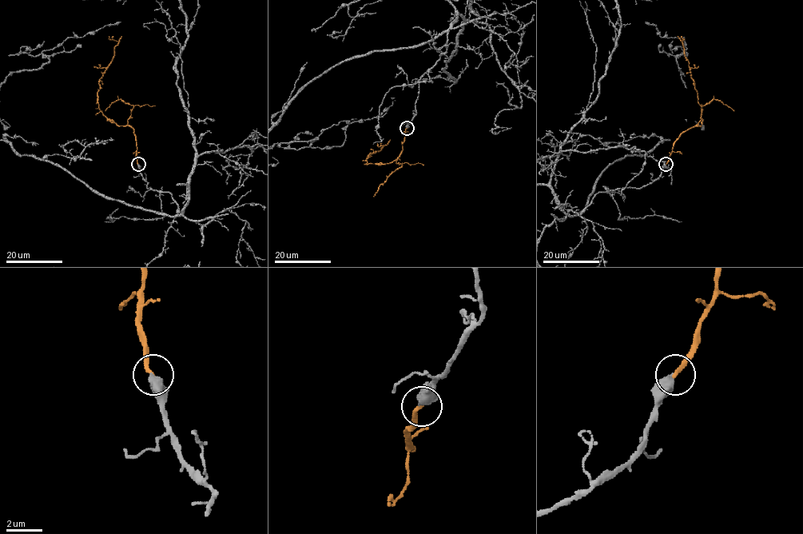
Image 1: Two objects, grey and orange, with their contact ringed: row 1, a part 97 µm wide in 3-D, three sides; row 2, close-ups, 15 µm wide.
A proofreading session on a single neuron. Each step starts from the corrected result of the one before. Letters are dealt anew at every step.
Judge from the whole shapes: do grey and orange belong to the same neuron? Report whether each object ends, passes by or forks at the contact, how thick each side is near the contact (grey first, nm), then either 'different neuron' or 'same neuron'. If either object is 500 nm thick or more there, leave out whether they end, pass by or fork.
calibres 550 and 240 nm; same neuron

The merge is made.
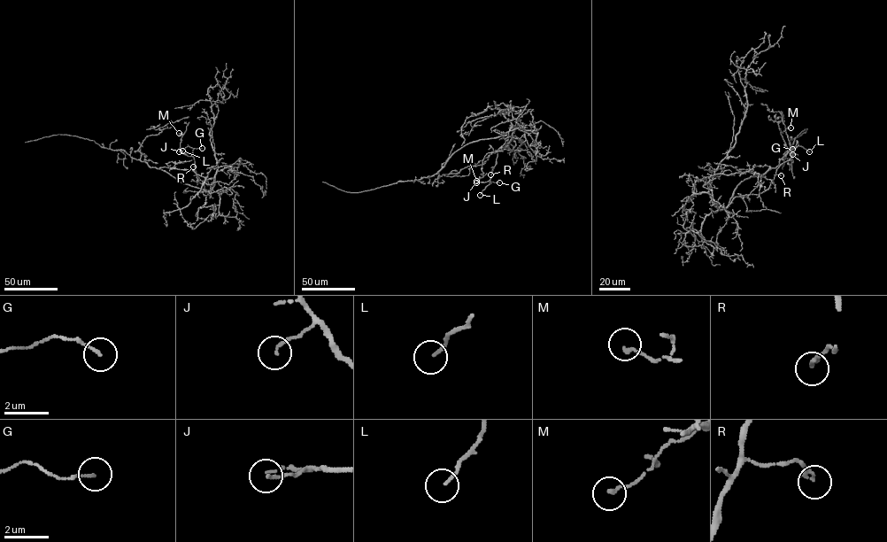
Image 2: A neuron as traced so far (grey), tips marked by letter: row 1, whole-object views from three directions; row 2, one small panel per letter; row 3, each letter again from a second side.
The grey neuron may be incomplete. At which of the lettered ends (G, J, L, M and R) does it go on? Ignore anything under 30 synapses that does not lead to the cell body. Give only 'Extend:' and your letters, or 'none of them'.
Extend: none of them

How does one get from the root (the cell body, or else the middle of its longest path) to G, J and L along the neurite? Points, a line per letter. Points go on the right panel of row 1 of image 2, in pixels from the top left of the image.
G: (730, 198), (728, 205), (720, 209), (724, 209), (736, 197), (766, 190), (776, 169), (790, 158), (792, 149)
J: (730, 198), (728, 205), (720, 209), (724, 209), (736, 197), (766, 190), (776, 169), (791, 160), (792, 154)
L: (730, 198), (720, 209), (736, 197), (766, 190), (793, 149), (800, 145), (809, 151)

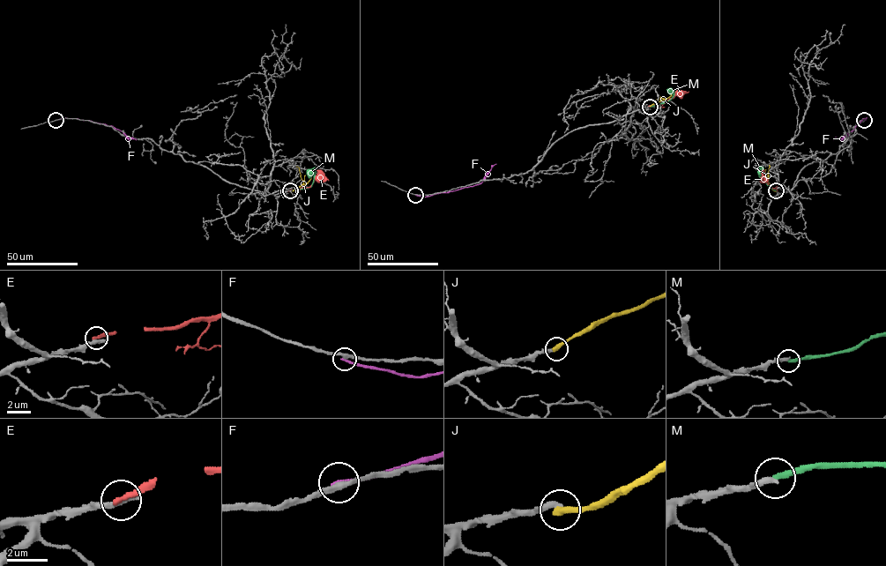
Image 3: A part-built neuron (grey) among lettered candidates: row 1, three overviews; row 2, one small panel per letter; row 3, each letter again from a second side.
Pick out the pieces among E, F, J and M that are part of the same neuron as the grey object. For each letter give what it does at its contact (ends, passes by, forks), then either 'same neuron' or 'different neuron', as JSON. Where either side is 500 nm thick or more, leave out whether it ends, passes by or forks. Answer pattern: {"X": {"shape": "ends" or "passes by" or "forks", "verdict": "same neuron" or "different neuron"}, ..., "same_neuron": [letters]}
{"E": {"shape": "ends", "verdict": "different neuron"}, "F": {"shape": "ends", "verdict": "different neuron"}, "J": {"shape": "ends", "verdict": "different neuron"}, "M": {"shape": "ends", "verdict": "same neuron"}, "same_neuron": ["M"]}

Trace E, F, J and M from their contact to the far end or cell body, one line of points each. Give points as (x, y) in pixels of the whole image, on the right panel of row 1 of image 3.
E: (776, 191), (768, 186), (763, 170), (761, 181)
F: (864, 120), (842, 138), (833, 139)
J: (776, 191), (768, 181), (769, 165)
M: (776, 190), (769, 187), (759, 166)

